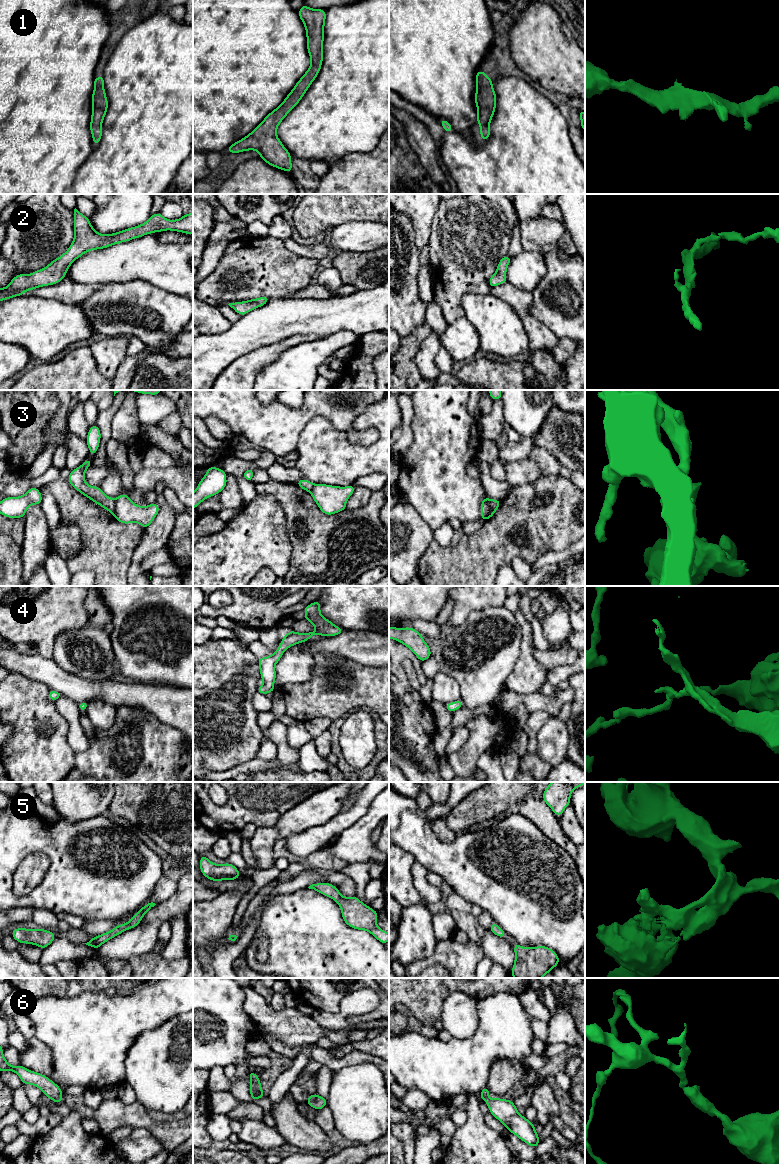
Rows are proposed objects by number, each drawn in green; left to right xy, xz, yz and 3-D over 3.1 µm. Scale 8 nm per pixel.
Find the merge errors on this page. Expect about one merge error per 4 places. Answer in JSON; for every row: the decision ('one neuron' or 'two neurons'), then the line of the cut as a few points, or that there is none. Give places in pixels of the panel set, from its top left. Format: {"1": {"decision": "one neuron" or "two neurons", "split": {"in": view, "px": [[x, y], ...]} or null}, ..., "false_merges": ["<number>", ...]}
{"1": {"decision": "one neuron", "split": null}, "2": {"decision": "one neuron", "split": null}, "3": {"decision": "two neurons", "split": {"in": "yz", "px": [[489, 499], [489, 511], [483, 519]]}}, "4": {"decision": "two neurons", "split": {"in": "xz", "px": [[277, 650], [283, 651]]}}, "5": {"decision": "one neuron", "split": null}, "6": {"decision": "one neuron", "split": null}, "false_merges": ["3", "4"]}

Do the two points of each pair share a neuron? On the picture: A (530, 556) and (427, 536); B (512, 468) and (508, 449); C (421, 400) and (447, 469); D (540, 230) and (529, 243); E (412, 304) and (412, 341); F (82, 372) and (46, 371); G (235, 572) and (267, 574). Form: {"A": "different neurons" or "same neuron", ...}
{"A": "different neurons", "B": "different neurons", "C": "same neuron", "D": "same neuron", "E": "different neurons", "F": "same neuron", "G": "different neurons"}

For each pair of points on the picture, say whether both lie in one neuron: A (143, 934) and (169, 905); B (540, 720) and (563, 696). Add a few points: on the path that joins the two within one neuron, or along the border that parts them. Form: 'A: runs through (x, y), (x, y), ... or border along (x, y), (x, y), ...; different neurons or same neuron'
A: runs through (148, 927), (162, 912); same neuron
B: border along (530, 712), (545, 710), (550, 715); different neurons

